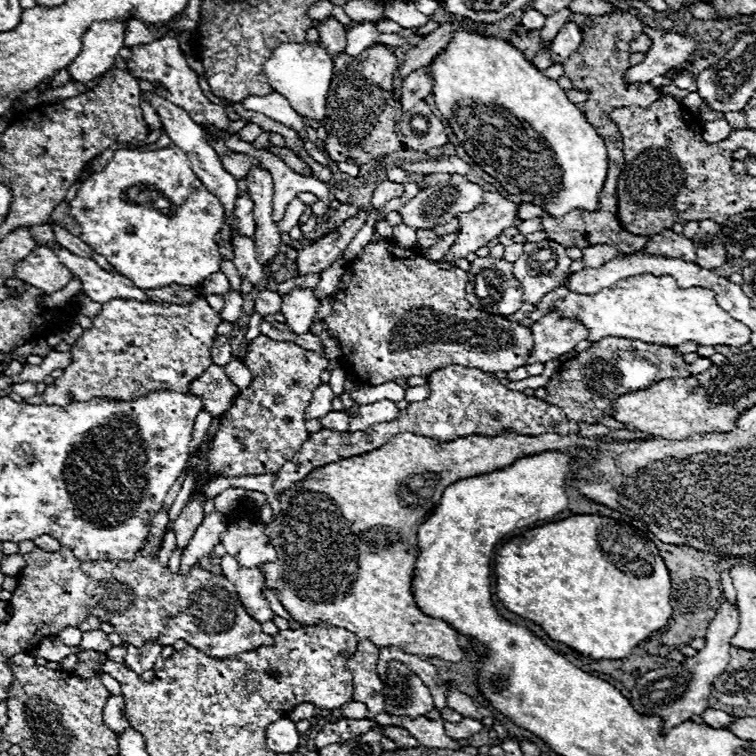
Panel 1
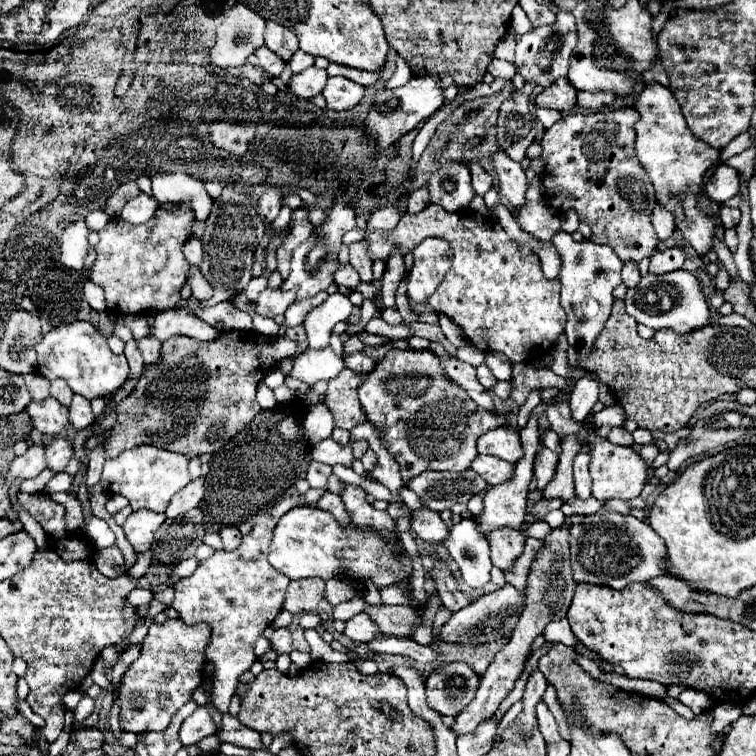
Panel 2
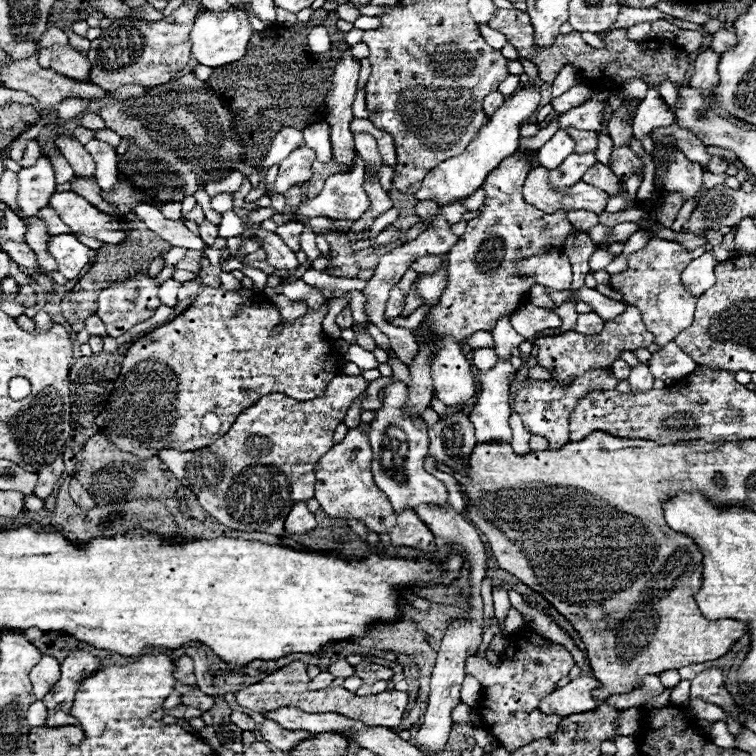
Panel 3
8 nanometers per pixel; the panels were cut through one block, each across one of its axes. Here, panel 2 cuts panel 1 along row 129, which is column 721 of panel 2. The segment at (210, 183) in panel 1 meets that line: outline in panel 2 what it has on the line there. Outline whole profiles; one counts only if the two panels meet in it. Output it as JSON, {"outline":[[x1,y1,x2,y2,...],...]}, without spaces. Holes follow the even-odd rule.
{"outline":[[720,164,714,174,710,176,710,180,706,182,706,194,710,200,724,204,726,200,730,200,732,196,736,196,740,190,738,186,738,172,726,164]]}

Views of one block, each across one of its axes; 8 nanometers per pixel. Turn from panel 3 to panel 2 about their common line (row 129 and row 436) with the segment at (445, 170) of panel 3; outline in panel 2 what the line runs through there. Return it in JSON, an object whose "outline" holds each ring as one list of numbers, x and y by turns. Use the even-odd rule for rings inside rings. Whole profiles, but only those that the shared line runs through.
{"outline":[[500,426,500,428,494,428,494,430,486,432,478,440,478,452,498,456,498,458,502,458,506,462,512,462,512,464,516,464,524,456,520,436,510,426]]}

